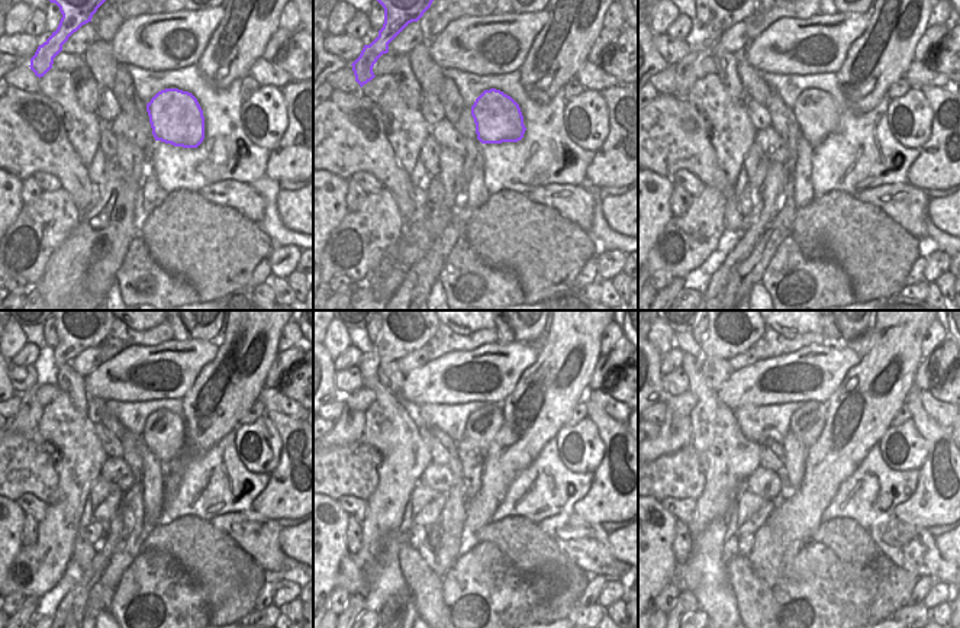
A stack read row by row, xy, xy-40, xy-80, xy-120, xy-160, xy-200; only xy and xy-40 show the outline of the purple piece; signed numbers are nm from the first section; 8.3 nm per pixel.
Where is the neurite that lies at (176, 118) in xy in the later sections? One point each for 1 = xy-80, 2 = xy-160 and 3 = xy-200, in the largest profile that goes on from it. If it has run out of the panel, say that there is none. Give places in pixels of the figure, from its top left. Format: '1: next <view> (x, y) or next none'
1: next xy-80 (815, 110)
2: next xy-160 (482, 427)
3: next xy-200 (808, 421)

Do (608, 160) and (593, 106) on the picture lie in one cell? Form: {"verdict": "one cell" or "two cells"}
{"verdict": "two cells"}

